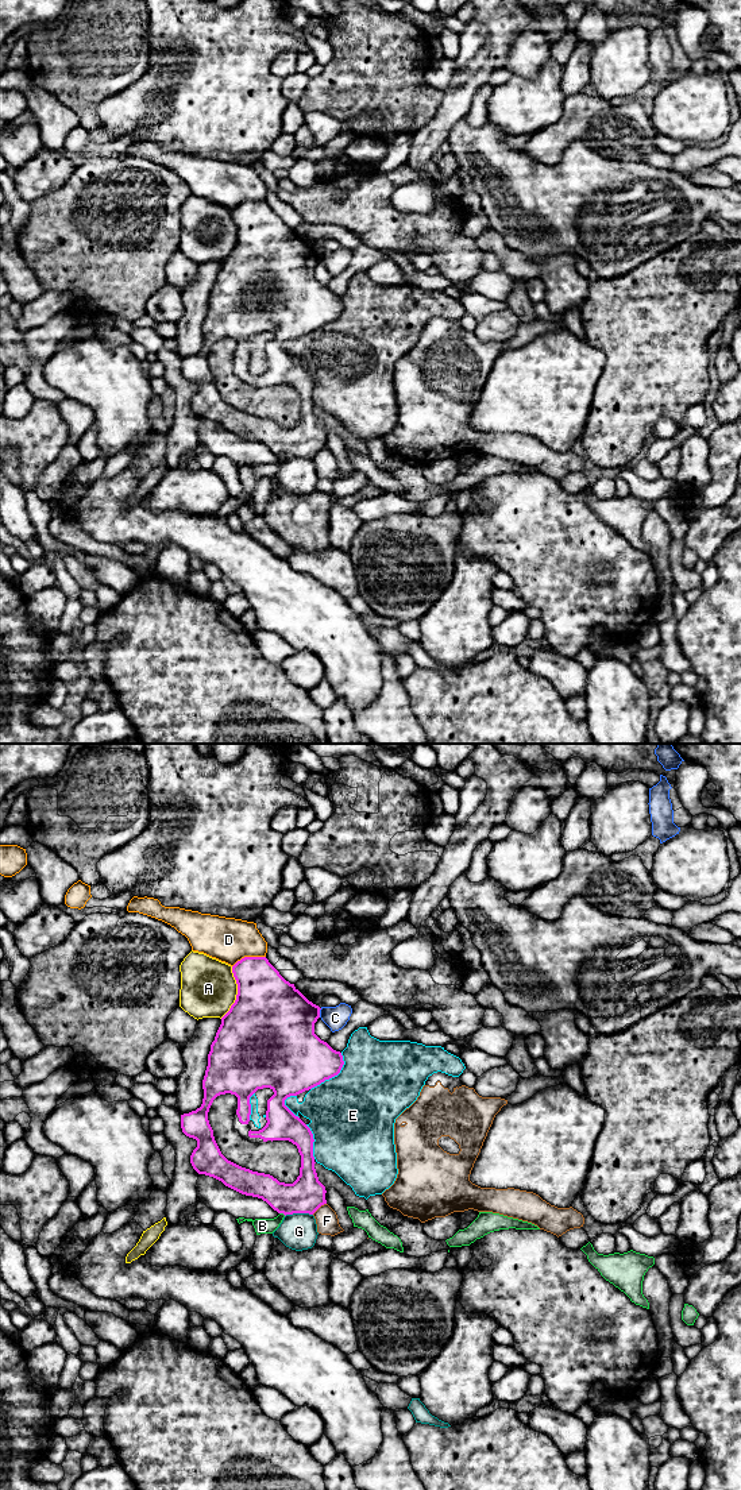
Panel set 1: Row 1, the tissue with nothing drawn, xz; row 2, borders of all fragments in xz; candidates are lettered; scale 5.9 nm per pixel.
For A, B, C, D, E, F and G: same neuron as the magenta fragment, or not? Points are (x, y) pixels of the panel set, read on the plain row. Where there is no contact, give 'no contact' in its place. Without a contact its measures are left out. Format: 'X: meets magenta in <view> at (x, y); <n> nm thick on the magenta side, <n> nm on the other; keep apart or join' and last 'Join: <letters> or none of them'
A: meets magenta in xz at (238, 236); 480 nm thick on the magenta side, 340 nm on the other; keep apart
B: meets magenta in xz at (282, 456); 220 nm thick on the magenta side, 100 nm on the other; keep apart
C: meets magenta in xz at (319, 257); 440 nm thick on the magenta side, 140 nm on the other; keep apart
D: meets magenta in xz at (249, 201); 320 nm thick on the magenta side, 260 nm on the other; keep apart
E: meets magenta in xz at (334, 320); 380 nm thick on the magenta side, 500 nm on the other; keep apart
F: meets magenta in xz at (319, 451); 220 nm thick on the magenta side, 130 nm on the other; keep apart
G: meets magenta in xz at (298, 456); 220 nm thick on the magenta side, 220 nm on the other; keep apart
Join: none of them

